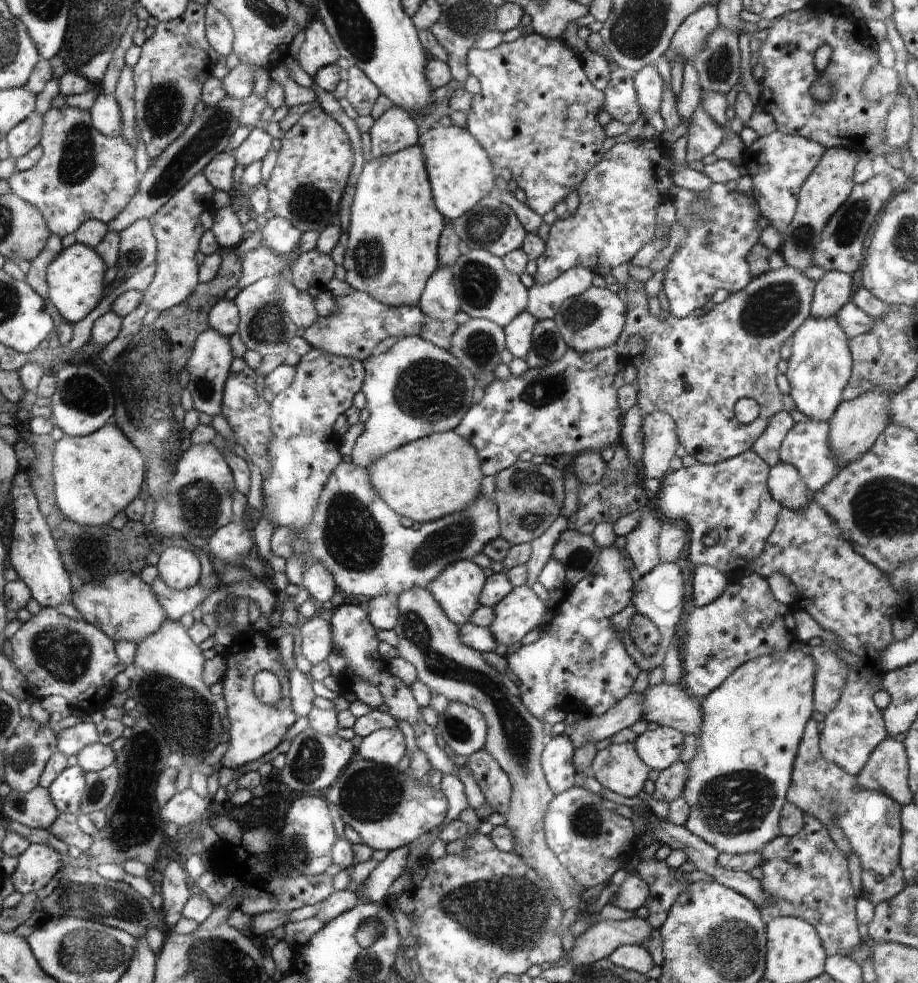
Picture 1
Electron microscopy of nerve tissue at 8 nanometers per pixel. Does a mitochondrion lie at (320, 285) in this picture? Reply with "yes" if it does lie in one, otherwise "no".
no

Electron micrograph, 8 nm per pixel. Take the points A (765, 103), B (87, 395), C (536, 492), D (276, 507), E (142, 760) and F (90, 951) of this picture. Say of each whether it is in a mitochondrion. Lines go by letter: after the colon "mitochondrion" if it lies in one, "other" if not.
A: other
B: mitochondrion
C: mitochondrion
D: other
E: mitochondrion
F: mitochondrion

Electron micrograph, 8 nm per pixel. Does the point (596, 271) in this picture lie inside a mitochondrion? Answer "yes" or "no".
no

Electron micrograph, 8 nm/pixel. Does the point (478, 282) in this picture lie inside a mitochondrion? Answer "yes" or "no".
yes

